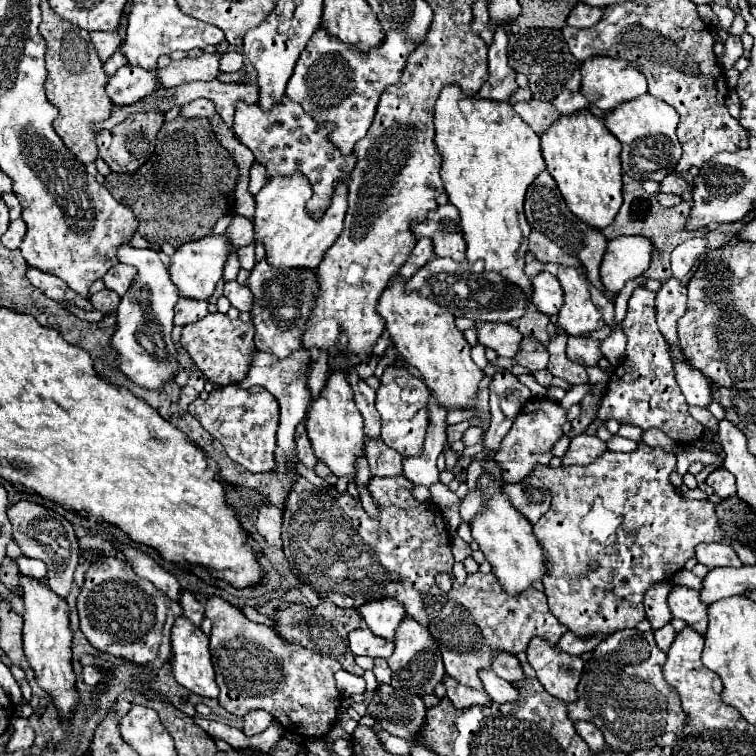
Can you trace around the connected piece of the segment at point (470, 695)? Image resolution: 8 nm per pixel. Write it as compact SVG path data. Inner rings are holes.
M449 675L443 677L443 685L445 685L445 691L447 691L447 697L459 709L467 709L467 707L473 707L473 705L487 705L487 703L491 703L491 697L485 691L463 687L455 679L451 679Z

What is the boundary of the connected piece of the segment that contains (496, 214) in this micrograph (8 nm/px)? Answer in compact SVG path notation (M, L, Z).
M447 85L435 105L435 143L443 157L441 179L449 203L459 209L467 243L467 259L485 261L485 271L497 271L527 295L531 281L523 273L529 223L523 213L527 187L545 169L539 135L503 101L467 97L459 85Z

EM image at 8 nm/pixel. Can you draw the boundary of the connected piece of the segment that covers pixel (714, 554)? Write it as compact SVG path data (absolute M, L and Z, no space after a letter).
M701 543L697 545L697 561L711 567L741 567L743 563L735 551L725 543Z

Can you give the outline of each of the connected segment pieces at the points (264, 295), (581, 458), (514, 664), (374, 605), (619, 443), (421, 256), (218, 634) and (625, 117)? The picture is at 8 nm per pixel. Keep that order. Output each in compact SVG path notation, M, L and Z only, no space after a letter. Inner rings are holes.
M263 259L251 271L247 287L255 295L253 307L253 325L255 325L255 347L285 359L301 347L301 337L309 313L313 309L313 295L317 291L315 271L309 269L275 269Z
M577 435L571 439L567 453L561 457L563 465L587 465L593 463L605 449L605 443L595 435Z
M495 651L493 659L491 659L491 669L499 677L503 677L505 681L509 681L509 683L519 681L519 679L525 677L523 669L521 669L521 665L517 661L517 657L515 655L507 655L507 651Z
M383 599L383 601L371 601L365 603L361 607L357 607L359 615L365 619L367 627L383 637L383 639L393 639L395 635L395 627L403 621L405 617L405 609L399 601L395 599Z
M615 435L613 439L606 442L607 448L615 452L629 452L637 448L637 442Z
M419 239L417 245L413 247L411 255L409 255L407 279L409 279L411 275L415 275L415 271L419 271L419 267L423 267L425 263L429 263L431 257L435 257L435 253L431 251L431 239Z
M211 597L207 599L205 605L205 617L213 621L213 631L209 637L209 653L213 659L213 669L215 669L215 681L219 685L219 705L227 709L229 713L243 717L253 709L265 709L269 711L287 731L299 731L293 733L297 737L325 737L331 727L337 723L339 717L339 705L341 705L341 693L335 687L335 671L341 669L339 661L313 653L301 645L287 643L281 639L273 629L253 623L247 619L241 609L231 607L227 601L221 597Z
M649 93L641 95L639 99L621 103L619 107L615 107L615 111L609 111L605 115L605 127L623 143L621 151L623 171L637 181L643 179L663 181L669 173L675 173L675 165L681 157L681 147L675 135L677 123L679 123L677 111L671 109L661 99L651 97Z

